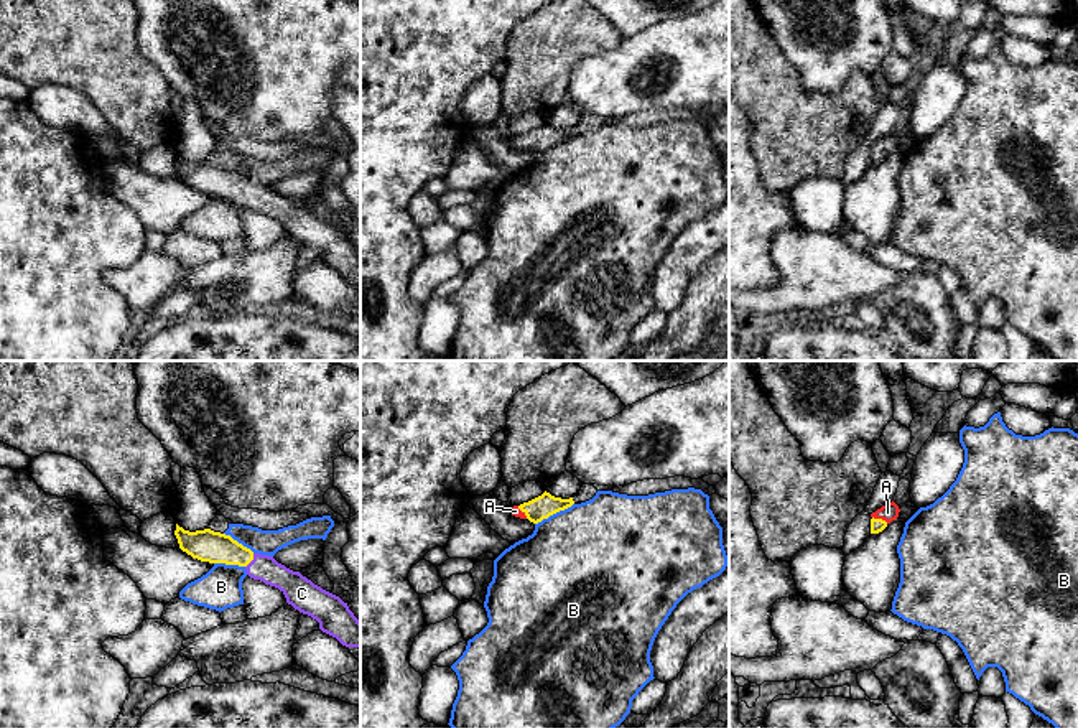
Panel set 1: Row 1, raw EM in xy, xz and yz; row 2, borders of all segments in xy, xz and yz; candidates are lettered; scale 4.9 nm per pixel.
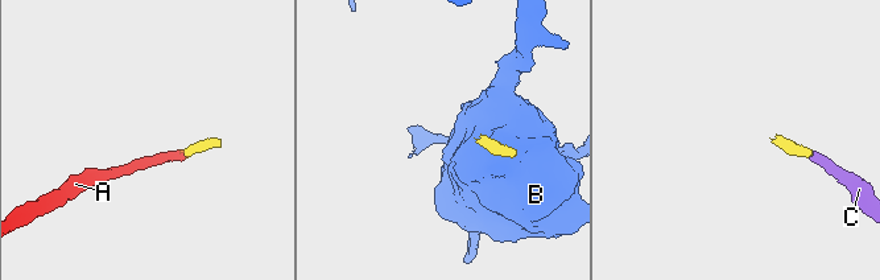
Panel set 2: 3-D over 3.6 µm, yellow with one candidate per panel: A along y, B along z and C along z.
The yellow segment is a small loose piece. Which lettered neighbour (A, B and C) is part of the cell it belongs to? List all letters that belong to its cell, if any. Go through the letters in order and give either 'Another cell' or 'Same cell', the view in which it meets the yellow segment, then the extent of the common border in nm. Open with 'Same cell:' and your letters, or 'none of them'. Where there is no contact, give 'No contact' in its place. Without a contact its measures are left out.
Same cell: A, C
A: Same cell. Touches yellow in yz. Shared border 90 nm
B: Another cell. Touches yellow in xz. Shared border 220 nm
C: Same cell. Touches yellow in xy. Shared border 80 nm

